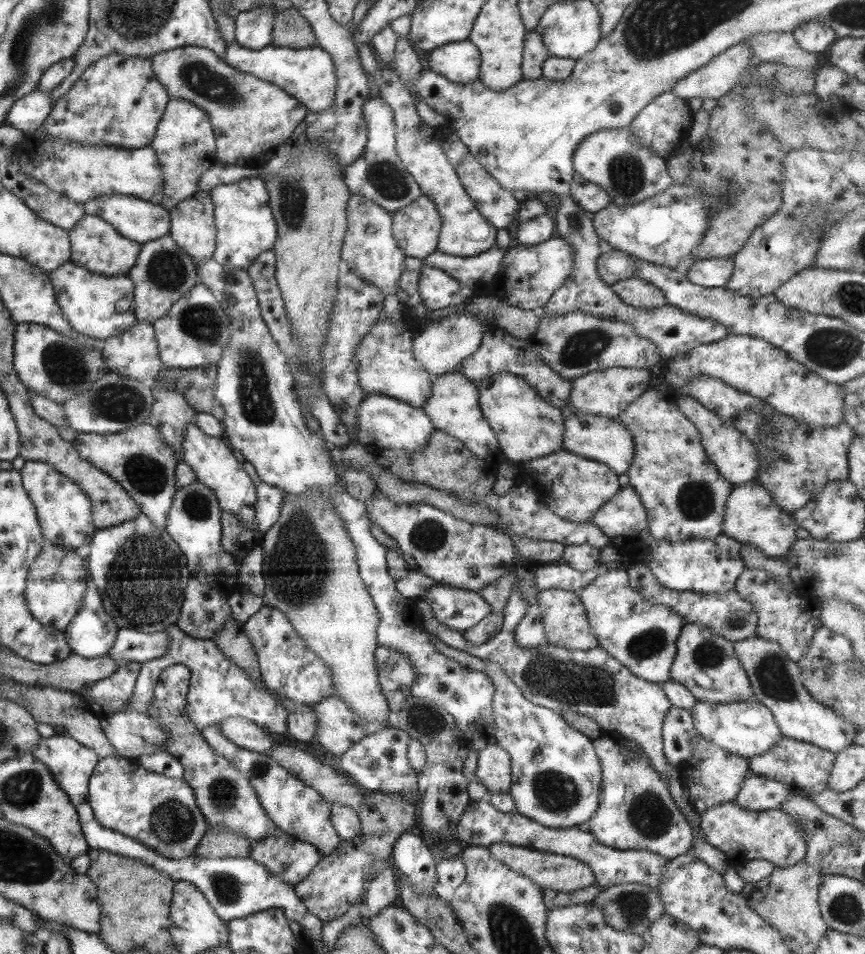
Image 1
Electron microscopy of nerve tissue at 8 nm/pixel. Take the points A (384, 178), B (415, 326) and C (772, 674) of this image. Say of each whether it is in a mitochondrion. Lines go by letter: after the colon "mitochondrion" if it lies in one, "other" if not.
A: mitochondrion
B: other
C: mitochondrion

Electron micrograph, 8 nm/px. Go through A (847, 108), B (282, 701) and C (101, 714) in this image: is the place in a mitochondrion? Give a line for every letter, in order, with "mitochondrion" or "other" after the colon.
A: other
B: other
C: other

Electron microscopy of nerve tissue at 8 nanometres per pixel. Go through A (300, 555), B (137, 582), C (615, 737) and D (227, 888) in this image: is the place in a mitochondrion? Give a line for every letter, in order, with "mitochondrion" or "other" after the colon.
A: mitochondrion
B: mitochondrion
C: other
D: mitochondrion

